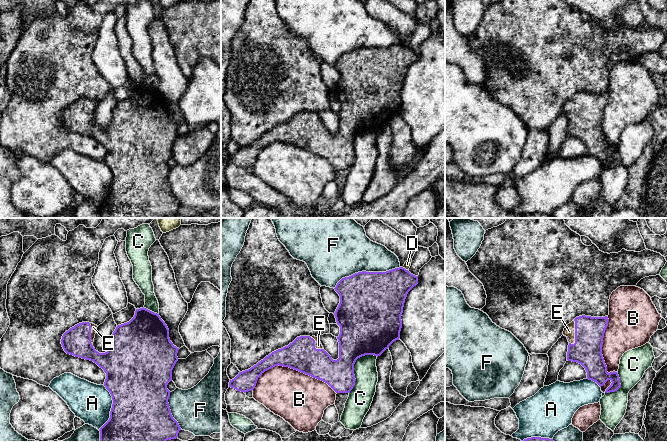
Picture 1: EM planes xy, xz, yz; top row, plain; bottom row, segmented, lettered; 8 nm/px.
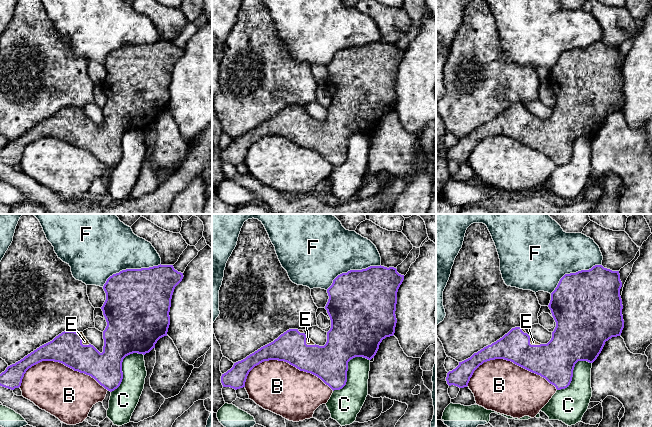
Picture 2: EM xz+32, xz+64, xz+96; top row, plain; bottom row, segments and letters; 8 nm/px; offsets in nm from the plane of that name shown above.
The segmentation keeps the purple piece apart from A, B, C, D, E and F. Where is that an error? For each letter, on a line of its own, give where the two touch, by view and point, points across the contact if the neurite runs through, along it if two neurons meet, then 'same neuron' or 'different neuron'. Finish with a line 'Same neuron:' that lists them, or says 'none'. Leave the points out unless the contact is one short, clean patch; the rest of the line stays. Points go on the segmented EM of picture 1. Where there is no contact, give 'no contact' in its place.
A: xy (111, 408) | different neuron
B: xz (291, 368) | different neuron
C: xz (353, 366) | different neuron
D: xz (404, 268) | different neuron
E: yz (575, 333) | same neuron
F: xz (365, 271) | different neuron
Same neuron: E

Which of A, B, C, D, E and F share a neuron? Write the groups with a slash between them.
A / B / C F / D / E

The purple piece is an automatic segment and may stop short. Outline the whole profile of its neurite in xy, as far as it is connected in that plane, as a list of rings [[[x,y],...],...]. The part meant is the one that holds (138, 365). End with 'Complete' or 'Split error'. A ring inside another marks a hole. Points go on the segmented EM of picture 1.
[[[144,307],[136,309],[129,322],[116,327],[112,334],[112,345],[105,353],[99,353],[92,345],[97,327],[89,322],[79,323],[63,334],[61,344],[67,354],[93,361],[106,373],[104,386],[110,392],[113,404],[109,420],[99,430],[100,442],[166,442],[176,439],[181,428],[171,414],[167,385],[172,381],[172,370],[178,361],[179,348],[170,341],[165,322],[159,314]]]. Split error

